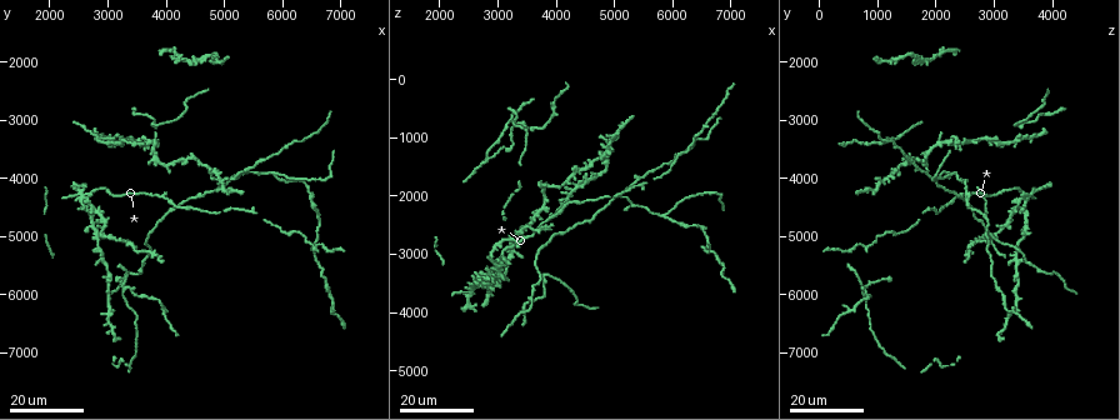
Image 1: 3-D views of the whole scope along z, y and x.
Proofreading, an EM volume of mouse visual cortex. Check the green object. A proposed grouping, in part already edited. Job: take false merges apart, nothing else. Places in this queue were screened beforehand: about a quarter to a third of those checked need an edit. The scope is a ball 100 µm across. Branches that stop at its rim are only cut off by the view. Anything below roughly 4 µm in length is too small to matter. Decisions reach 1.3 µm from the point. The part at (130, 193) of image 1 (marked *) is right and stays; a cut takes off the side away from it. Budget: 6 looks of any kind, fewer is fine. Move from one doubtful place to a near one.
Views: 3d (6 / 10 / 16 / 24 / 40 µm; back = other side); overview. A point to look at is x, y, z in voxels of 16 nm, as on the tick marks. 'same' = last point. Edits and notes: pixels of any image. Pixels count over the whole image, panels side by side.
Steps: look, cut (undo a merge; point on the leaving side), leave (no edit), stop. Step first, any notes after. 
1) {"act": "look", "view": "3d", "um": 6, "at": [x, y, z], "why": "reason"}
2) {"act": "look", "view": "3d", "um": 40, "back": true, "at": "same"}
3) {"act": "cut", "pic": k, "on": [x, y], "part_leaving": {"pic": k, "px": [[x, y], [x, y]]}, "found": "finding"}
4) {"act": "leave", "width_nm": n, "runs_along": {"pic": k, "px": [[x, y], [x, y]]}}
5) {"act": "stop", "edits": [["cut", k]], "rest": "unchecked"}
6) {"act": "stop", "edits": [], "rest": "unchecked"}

{"act": "look", "view": "3d", "um": 24, "at": [2750, 3300, 1350]}

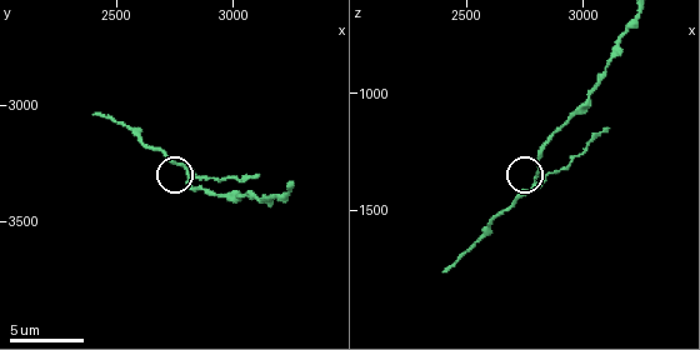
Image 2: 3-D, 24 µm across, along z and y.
{"act": "look", "view": "3d", "um": 6, "at": [2810, 3300, 1320]}

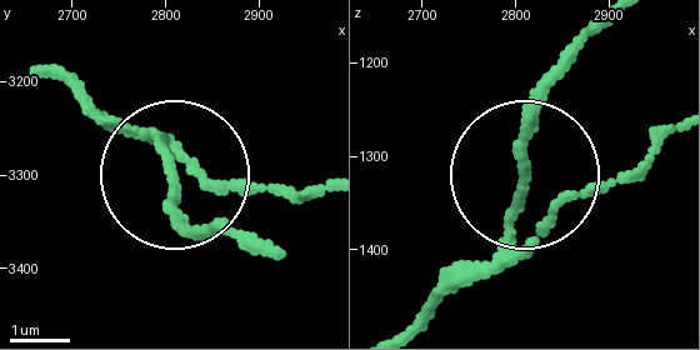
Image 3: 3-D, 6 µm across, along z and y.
{"act": "leave", "width_nm": 130, "found": "continuous, no second neuron"}

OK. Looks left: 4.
{"act": "look", "view": "3d", "um": 16, "at": [4800, 3950, 1300], "why": "looks like a crossing"}

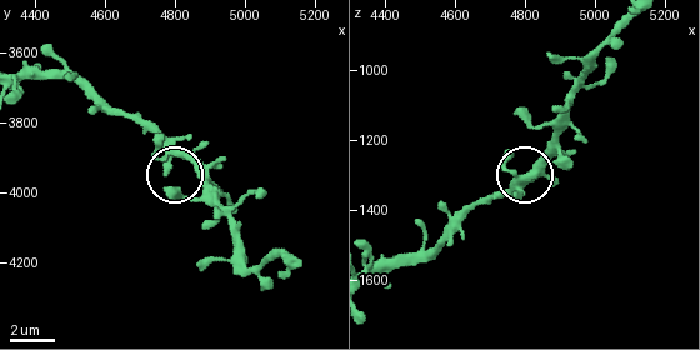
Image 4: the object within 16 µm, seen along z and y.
{"act": "look", "view": "3d", "um": 6, "at": [4820, 3890, 1290]}

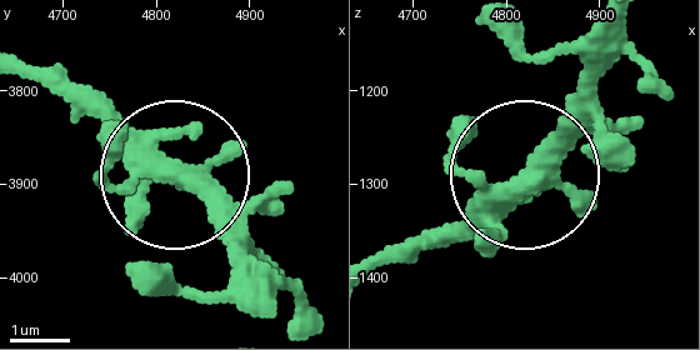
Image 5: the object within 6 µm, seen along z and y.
{"act": "leave", "width_nm": 320, "found": "continuous, no second neuron"}

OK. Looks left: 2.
{"act": "look", "view": "3d", "um": 16, "at": [5850, 3950, 2350], "why": "three-way junction"}

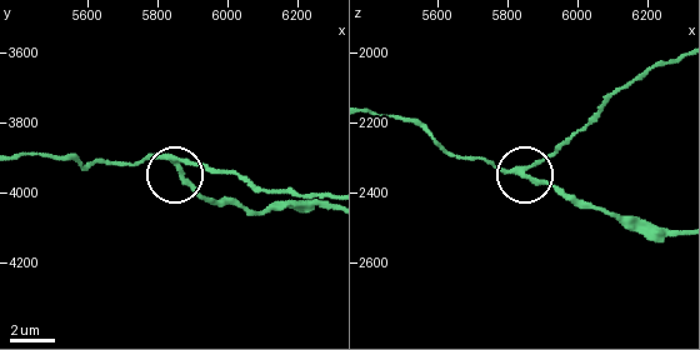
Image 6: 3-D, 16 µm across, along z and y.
{"act": "look", "view": "3d", "um": 10, "at": [5850, 3900, 2340]}

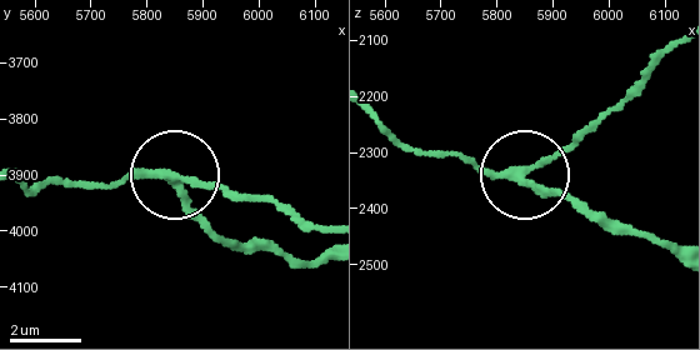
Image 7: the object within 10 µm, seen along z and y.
{"act": "cut", "pic": 7, "on": [205, 186], "part_leaving": {"pic": 7, "px": [[165, 171], [324, 225]]}, "found": "a second neuron is stuck on"}

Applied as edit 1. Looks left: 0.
{"act": "stop", "edits": [["cut", 7]], "rest": "unchecked"}

